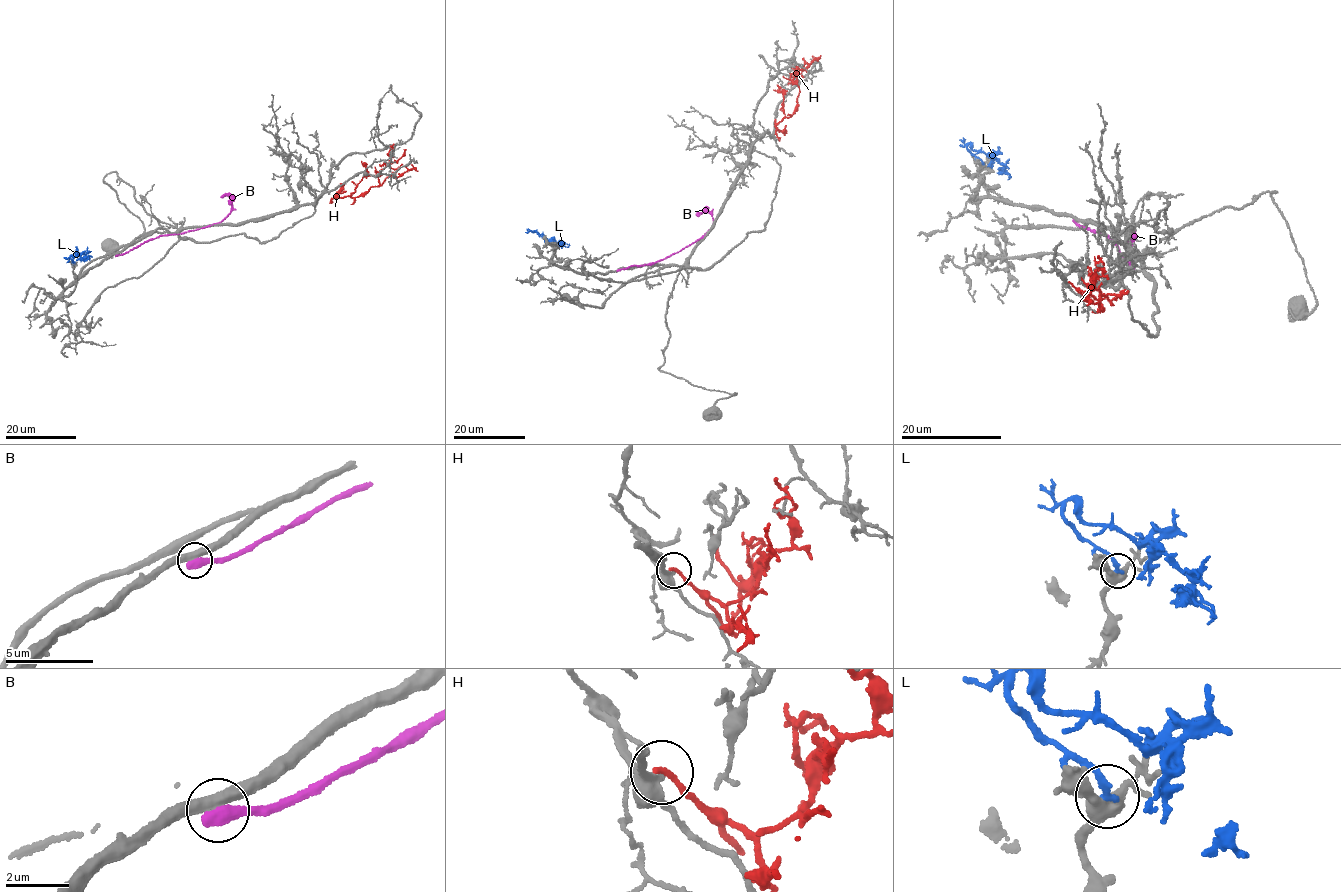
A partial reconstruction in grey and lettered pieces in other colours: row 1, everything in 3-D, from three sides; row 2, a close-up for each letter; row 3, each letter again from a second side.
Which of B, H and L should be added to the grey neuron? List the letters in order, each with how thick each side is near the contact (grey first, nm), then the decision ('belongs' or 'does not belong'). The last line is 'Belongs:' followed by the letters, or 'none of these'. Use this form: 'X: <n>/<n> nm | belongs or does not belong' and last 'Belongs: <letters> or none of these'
B: 400/480 nm | does not belong
H: 360/180 nm | does not belong
L: 420/240 nm | does not belong
Belongs: none of these

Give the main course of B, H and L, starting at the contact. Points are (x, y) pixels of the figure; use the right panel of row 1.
B: (1075, 220), (1082, 228), (1100, 232), (1113, 240), (1133, 268), (1129, 257), (1132, 235), (1129, 231)
H: (1068, 282), (1084, 299), (1098, 302), (1103, 309), (1090, 290), (1094, 286), (1094, 256)
L: (982, 164), (966, 148), (968, 144), (992, 156), (1010, 174), (1008, 179)

